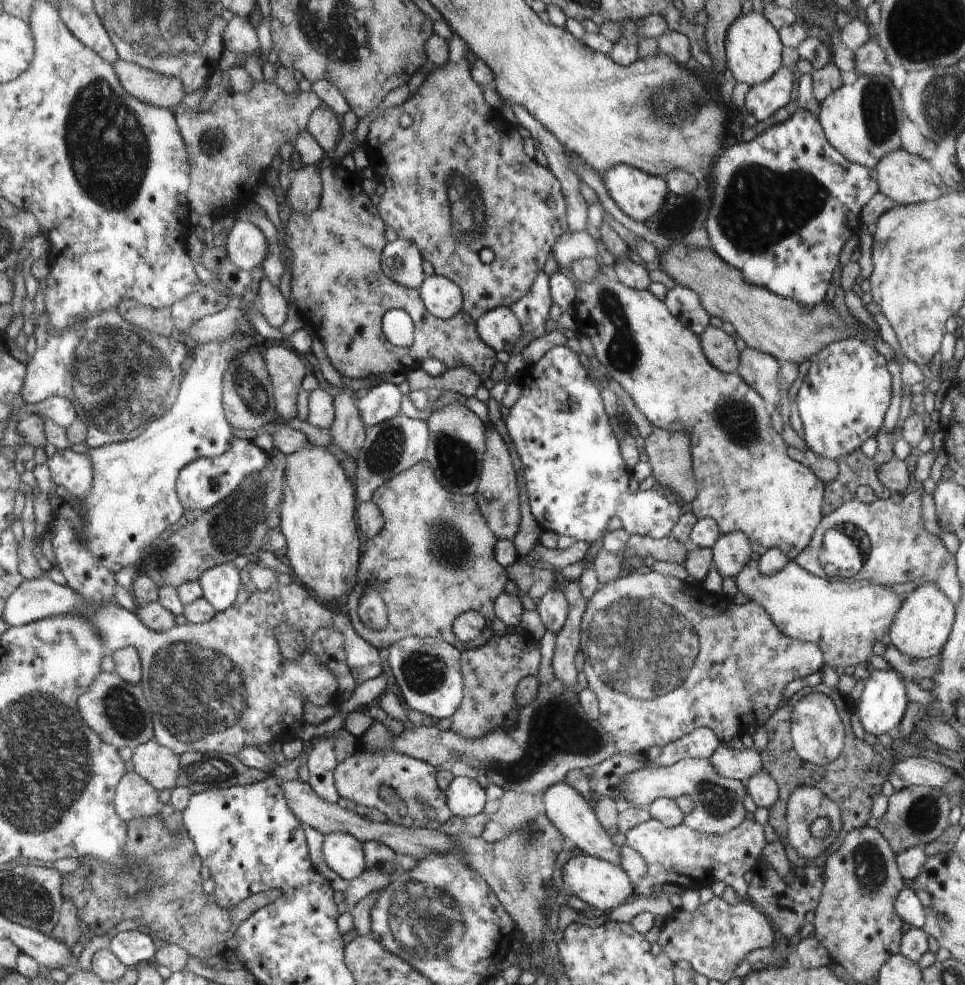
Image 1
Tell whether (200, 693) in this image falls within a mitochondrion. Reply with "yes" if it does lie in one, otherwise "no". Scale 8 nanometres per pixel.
yes

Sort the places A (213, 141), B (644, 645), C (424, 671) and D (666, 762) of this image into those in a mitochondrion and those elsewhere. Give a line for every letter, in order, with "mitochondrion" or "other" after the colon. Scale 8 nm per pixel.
A: mitochondrion
B: mitochondrion
C: mitochondrion
D: other

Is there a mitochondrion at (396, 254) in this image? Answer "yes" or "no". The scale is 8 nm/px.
no

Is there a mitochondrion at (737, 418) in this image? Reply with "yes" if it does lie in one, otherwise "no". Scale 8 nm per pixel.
yes

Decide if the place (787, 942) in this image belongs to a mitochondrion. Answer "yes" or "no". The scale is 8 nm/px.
no

